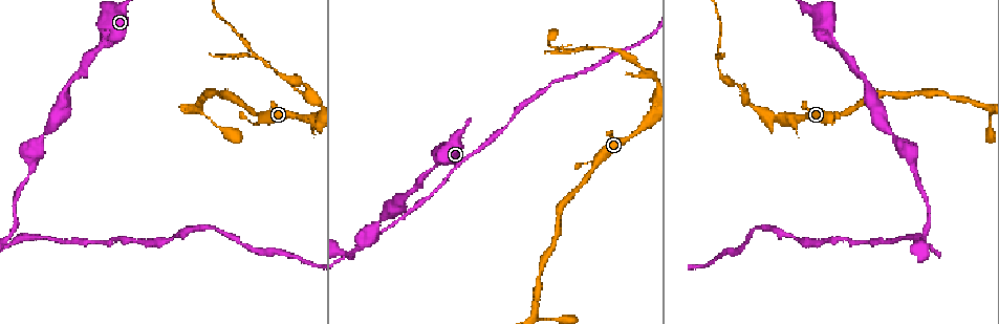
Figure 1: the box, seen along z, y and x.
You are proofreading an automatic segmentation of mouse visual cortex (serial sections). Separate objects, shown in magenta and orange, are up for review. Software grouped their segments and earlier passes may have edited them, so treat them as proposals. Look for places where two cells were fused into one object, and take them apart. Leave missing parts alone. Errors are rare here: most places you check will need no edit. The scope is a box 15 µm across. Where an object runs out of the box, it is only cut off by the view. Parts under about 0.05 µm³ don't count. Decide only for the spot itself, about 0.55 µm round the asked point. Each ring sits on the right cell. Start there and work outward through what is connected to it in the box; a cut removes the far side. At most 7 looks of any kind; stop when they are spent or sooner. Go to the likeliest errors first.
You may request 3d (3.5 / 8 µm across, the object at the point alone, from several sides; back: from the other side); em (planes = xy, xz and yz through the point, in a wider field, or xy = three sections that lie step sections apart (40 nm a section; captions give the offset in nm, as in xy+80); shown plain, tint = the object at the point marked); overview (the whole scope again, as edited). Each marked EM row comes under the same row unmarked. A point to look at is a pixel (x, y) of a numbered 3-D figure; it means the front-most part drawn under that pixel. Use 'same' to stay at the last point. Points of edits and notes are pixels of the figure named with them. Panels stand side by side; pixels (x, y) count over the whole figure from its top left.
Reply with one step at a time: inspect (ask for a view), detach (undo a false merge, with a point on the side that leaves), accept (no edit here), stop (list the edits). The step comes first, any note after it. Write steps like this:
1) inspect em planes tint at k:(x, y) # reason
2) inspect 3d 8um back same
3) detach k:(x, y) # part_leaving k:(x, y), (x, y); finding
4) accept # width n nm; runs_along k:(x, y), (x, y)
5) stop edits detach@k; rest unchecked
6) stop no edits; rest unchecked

inspect 3d 8um back at 1:(923, 235) # thick turns thin

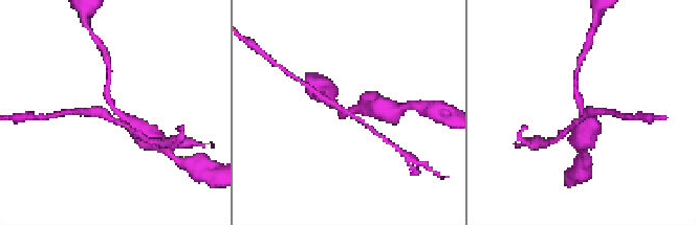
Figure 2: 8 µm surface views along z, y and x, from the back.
inspect 3d 3.5um at 2:(114, 113) # closer look

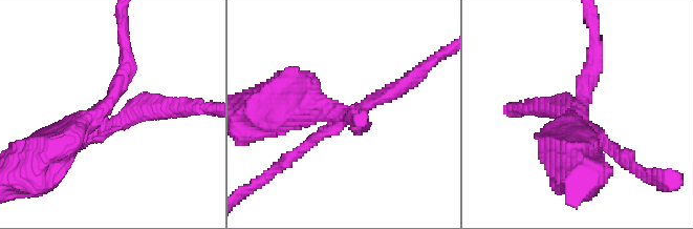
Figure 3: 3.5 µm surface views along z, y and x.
inspect em xy step 3 tint at 3:(105, 108) # arms 4; arm_widths 200, 250, 250, 450 nm; now the EM

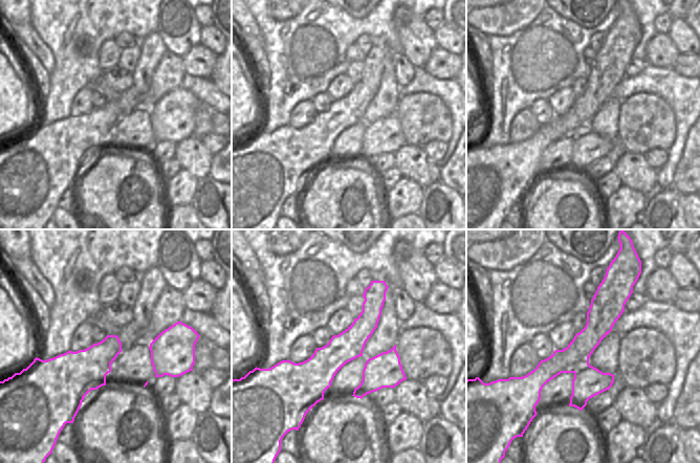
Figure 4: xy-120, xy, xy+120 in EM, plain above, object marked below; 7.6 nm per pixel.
detach 3:(143, 99) # part_leaving 3:(112, 118), (131, 108), (199, 108); two cells meet here

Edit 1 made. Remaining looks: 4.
inspect overview # redraw

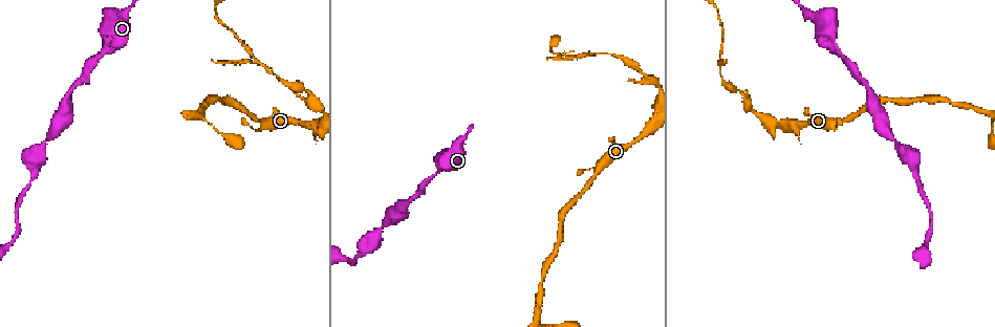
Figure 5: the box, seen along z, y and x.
inspect 3d 3.5um back at 5:(745, 99) # calibre changes

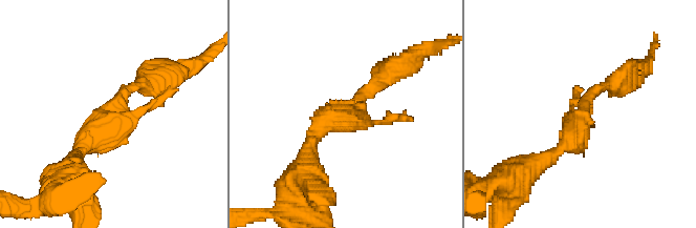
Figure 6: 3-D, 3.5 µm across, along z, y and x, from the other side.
inspect em planes tint at 6:(583, 114)

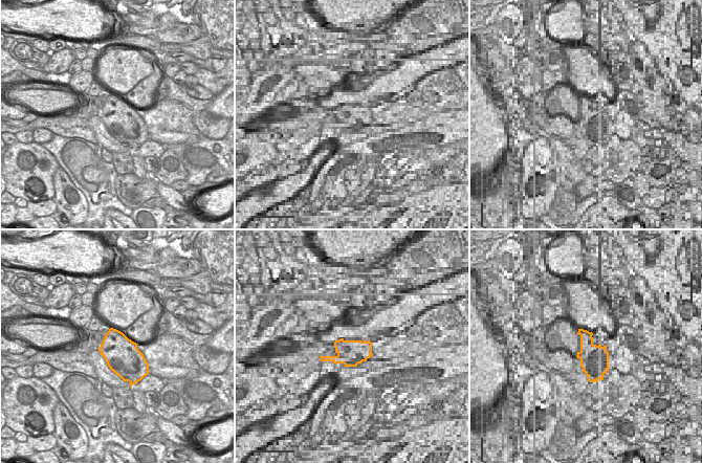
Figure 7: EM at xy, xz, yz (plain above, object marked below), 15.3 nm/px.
accept # runs_along 6:(72, 159), (133, 85), (153, 82); continuous, no second cell

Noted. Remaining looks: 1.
stop edits detach@3; rest unchecked

